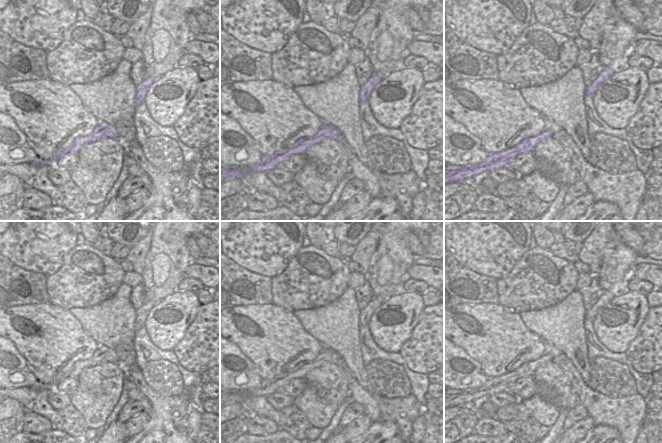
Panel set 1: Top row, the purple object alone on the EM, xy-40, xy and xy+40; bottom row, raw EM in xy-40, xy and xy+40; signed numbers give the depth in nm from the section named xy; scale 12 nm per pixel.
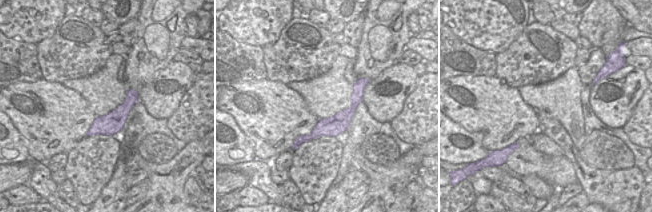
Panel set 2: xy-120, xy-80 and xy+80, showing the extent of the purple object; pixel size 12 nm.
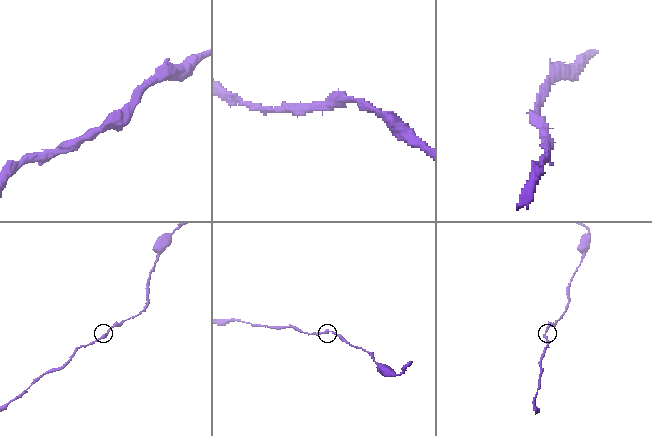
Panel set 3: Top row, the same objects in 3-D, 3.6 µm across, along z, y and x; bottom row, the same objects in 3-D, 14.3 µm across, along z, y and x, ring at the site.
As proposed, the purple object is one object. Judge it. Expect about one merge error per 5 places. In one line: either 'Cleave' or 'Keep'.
Keep

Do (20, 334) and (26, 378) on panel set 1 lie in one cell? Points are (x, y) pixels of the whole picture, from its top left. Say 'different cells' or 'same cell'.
different cells

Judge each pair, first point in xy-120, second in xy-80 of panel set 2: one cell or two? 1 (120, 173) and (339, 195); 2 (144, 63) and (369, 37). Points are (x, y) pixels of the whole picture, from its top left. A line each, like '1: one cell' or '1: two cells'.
1: one cell
2: one cell

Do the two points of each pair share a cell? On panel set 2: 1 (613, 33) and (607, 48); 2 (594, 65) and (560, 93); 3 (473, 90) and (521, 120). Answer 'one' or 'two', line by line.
1: one
2: two
3: one

